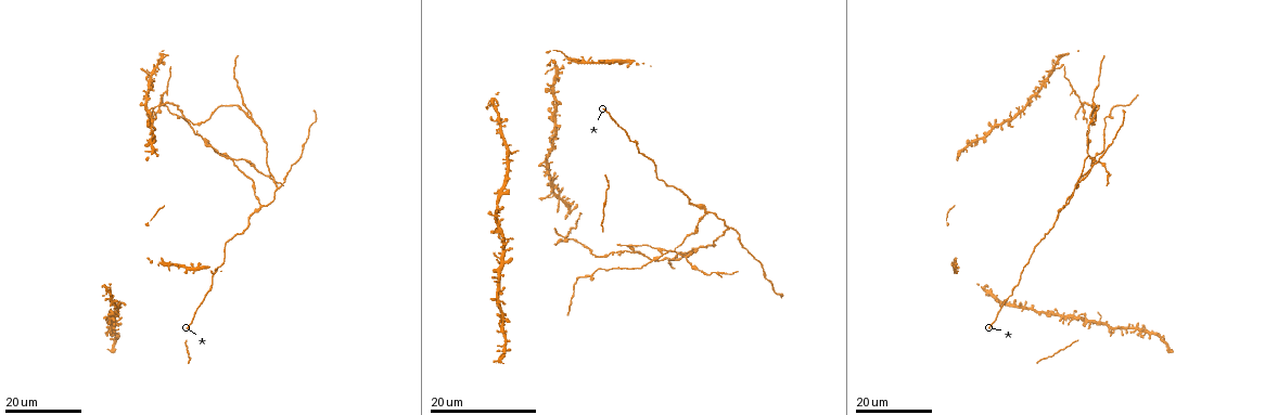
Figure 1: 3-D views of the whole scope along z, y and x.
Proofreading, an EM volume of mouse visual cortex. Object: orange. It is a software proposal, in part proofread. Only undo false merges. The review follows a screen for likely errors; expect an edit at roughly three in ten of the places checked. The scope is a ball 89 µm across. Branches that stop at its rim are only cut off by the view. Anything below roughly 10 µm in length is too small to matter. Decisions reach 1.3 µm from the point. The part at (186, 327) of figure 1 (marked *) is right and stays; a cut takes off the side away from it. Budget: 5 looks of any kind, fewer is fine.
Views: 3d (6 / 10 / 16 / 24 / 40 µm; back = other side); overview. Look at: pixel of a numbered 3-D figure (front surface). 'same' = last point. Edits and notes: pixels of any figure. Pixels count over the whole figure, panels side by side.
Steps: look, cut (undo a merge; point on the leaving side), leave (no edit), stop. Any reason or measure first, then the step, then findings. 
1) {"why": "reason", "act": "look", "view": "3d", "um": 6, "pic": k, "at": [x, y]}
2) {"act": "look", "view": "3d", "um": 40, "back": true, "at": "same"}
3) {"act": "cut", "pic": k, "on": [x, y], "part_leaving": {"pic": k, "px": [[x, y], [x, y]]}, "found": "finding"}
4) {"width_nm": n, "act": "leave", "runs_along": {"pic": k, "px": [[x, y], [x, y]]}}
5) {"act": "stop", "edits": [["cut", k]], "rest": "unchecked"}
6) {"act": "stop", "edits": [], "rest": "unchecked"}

{"why": "small branch off a trunk", "act": "look", "view": "3d", "um": 24, "pic": 1, "at": [260, 206]}

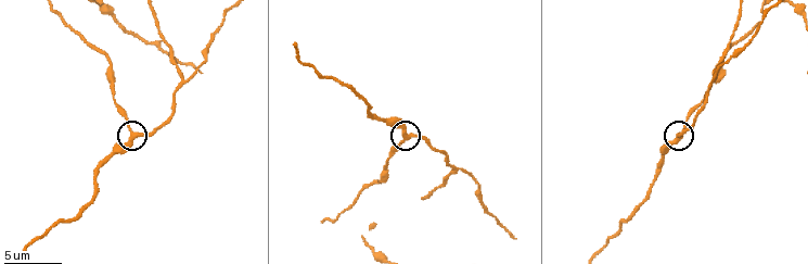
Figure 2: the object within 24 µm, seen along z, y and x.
{"act": "look", "view": "3d", "um": 6, "pic": 2, "at": [135, 134]}

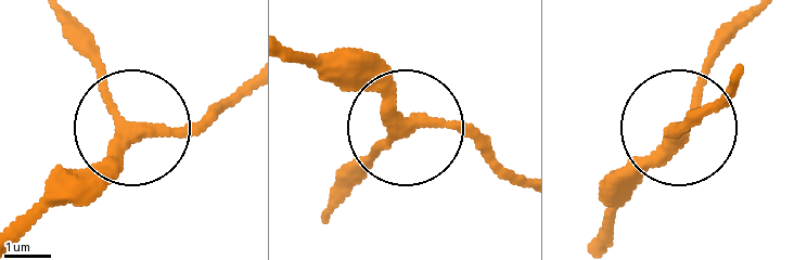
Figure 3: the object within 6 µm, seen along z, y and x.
{"act": "look", "view": "3d", "um": 6, "back": true, "pic": 3, "at": [127, 129]}

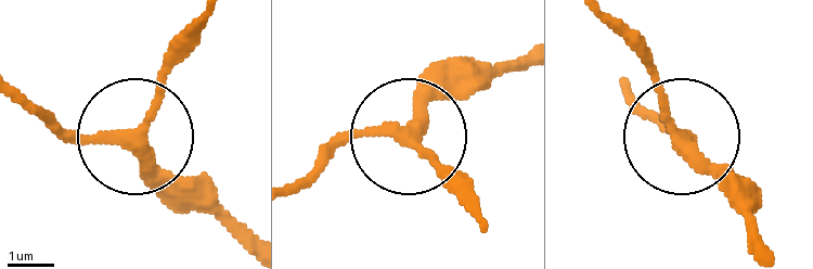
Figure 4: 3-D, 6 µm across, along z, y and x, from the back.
{"width_nm": 250, "act": "leave", "runs_along": {"pic": 4, "px": [[242, 244], [160, 175], [141, 139], [168, 69], [204, 26]]}, "found": "one neuron here"}

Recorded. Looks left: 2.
{"act": "look", "view": "3d", "um": 16, "pic": 2, "at": [459, 168]}

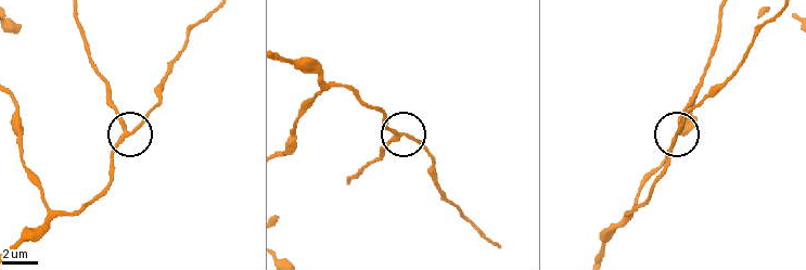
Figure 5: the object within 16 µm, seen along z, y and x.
{"side_arm_um": 30, "act": "leave", "runs_along": {"pic": 5, "px": [[11, 253], [107, 183], [113, 153], [158, 106]]}, "found": "continuous, no second neuron"}

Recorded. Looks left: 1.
{"act": "stop", "edits": [], "rest": "unchecked"}

